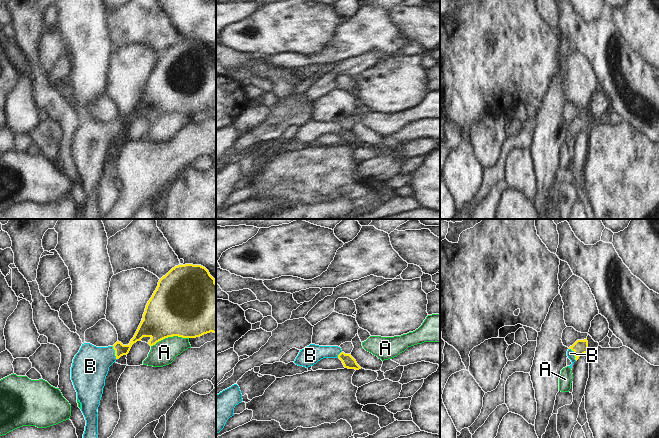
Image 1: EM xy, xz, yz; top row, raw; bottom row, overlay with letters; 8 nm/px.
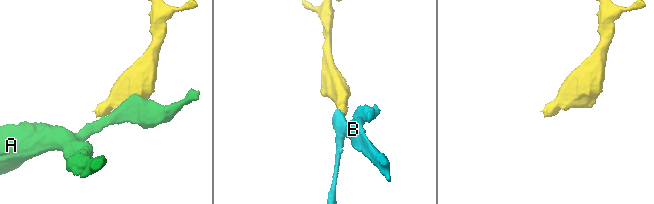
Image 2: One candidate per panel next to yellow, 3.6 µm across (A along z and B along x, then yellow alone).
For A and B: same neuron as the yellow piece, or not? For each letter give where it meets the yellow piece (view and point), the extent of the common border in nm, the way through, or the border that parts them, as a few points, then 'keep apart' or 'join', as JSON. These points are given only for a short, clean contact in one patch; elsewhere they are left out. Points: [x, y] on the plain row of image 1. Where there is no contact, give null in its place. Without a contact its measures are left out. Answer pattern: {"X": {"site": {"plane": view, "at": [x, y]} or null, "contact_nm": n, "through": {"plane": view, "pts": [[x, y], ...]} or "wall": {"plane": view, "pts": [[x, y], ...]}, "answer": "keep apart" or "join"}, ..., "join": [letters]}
{"A": {"site": {"plane": "xy", "at": [169, 112]}, "contact_nm": 320, "answer": "keep apart"}, "B": {"site": {"plane": "yz", "at": [574, 130]}, "contact_nm": 120, "through": {"plane": "yz", "pts": [[580, 123], [574, 130], [570, 129]]}, "answer": "join"}, "join": ["B"]}

